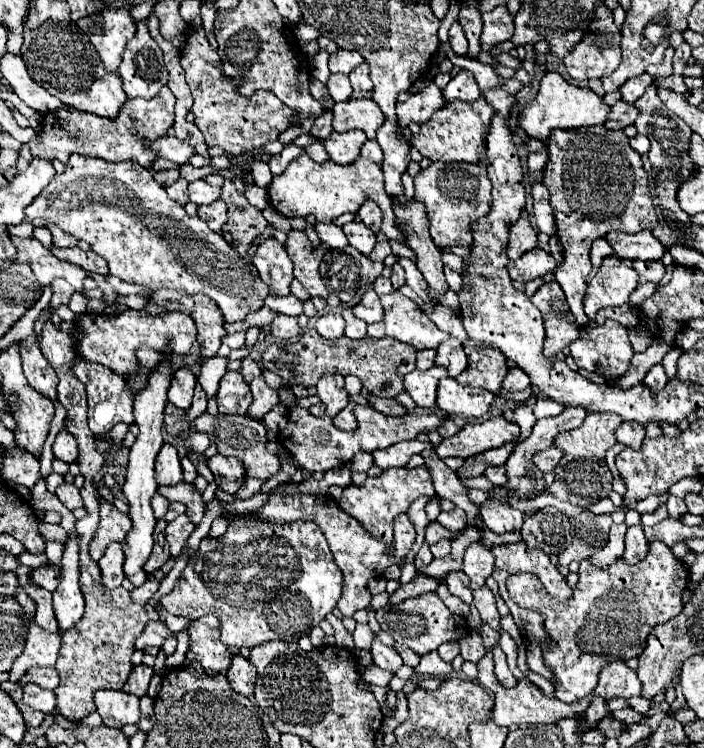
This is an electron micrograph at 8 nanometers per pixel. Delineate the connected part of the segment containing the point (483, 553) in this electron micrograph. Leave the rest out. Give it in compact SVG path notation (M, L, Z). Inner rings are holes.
M471 543L467 547L465 559L463 559L463 571L471 579L471 589L479 589L485 585L485 579L493 573L493 563L495 563L495 557L491 555L489 549L485 549L485 545Z

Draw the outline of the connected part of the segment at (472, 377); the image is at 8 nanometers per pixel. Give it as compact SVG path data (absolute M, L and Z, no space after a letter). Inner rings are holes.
M467 341L463 347L467 353L469 367L457 377L457 381L467 387L481 387L491 393L497 393L507 373L507 363L501 351L497 347L485 347L475 341Z

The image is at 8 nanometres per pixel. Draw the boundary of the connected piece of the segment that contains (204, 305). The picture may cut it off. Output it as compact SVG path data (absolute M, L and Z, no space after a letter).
M167 293L167 307L175 311L183 311L193 317L197 323L197 341L201 345L201 359L215 357L221 347L221 337L225 335L221 317L221 311L217 309L217 303L205 295L179 295L179 293Z

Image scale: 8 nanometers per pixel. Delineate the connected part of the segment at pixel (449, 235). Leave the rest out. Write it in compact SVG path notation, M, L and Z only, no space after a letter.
M433 163L415 175L415 201L425 205L429 233L437 247L459 247L473 243L473 221L491 209L491 181L485 163Z

